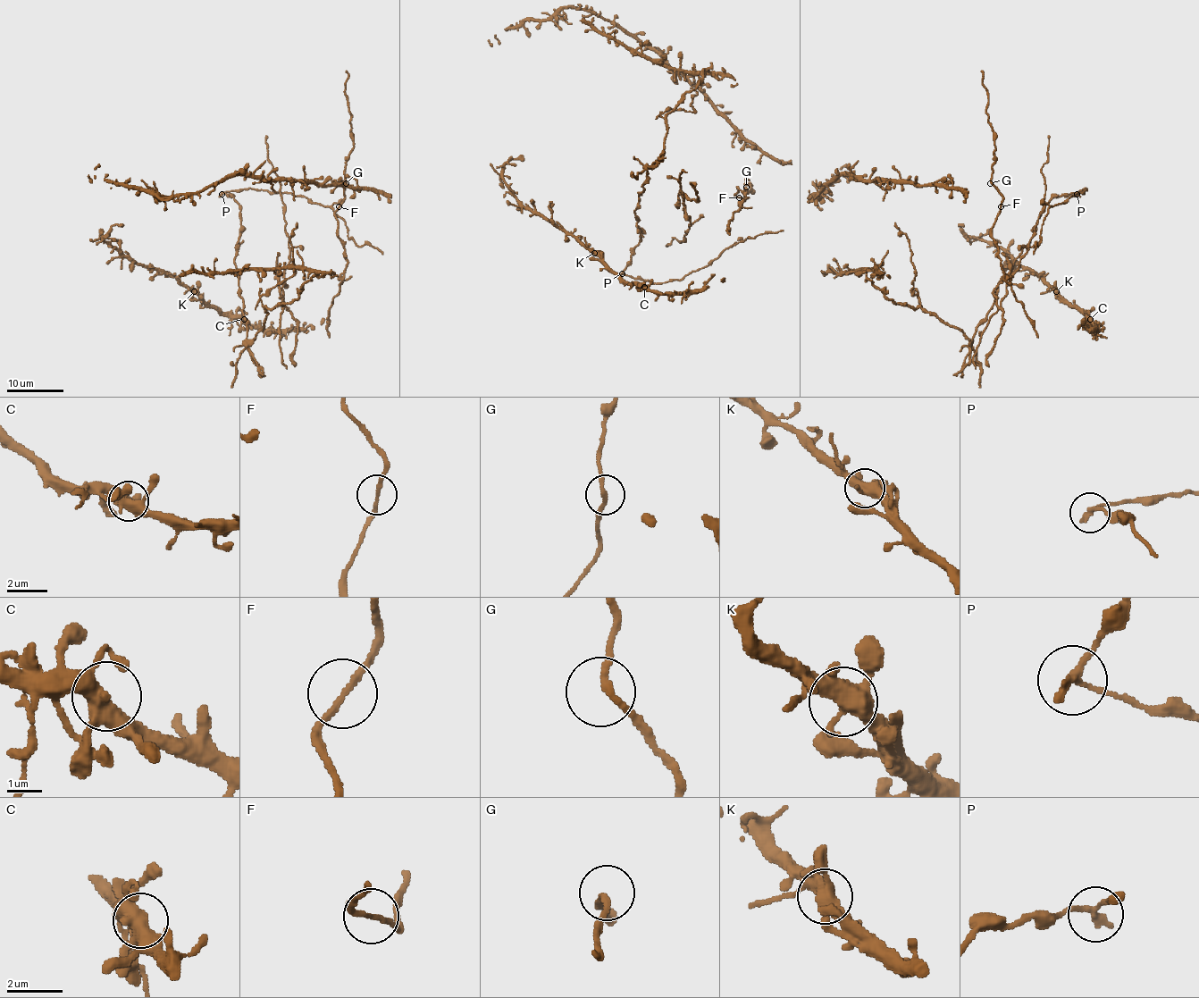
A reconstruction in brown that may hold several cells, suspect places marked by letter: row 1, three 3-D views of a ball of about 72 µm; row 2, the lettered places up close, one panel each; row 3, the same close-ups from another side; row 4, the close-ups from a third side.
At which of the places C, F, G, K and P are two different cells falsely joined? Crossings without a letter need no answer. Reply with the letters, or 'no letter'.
P

